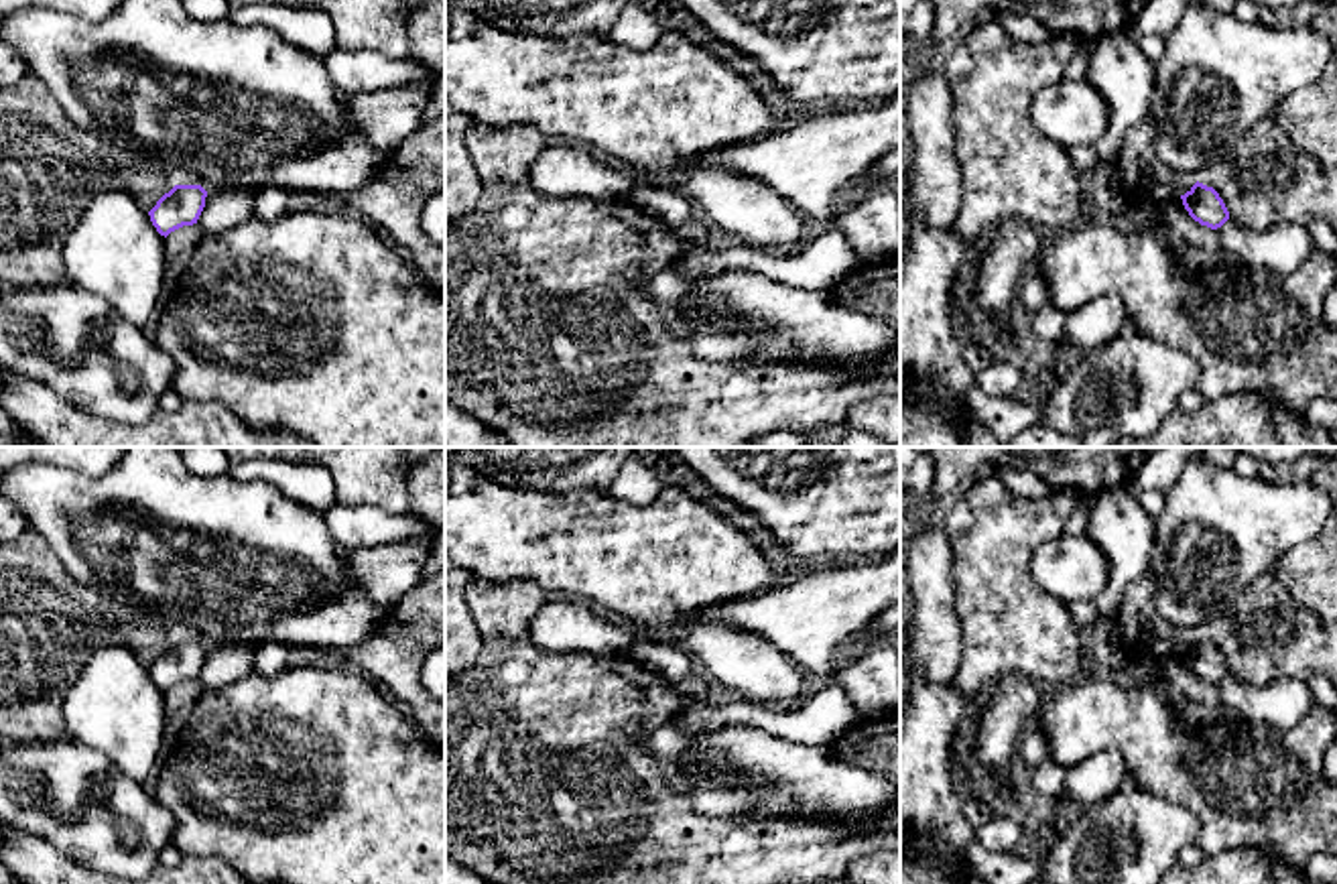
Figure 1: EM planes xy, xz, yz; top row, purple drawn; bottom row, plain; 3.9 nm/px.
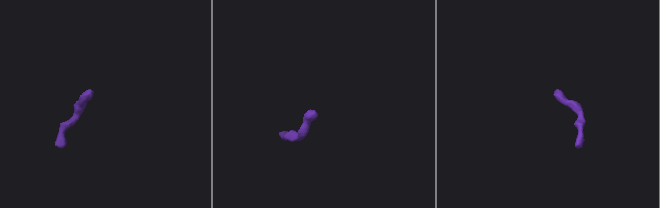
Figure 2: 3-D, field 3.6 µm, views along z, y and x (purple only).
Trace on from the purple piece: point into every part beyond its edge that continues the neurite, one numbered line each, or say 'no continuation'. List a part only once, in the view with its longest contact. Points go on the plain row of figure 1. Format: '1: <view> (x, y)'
1: xy (234, 559)

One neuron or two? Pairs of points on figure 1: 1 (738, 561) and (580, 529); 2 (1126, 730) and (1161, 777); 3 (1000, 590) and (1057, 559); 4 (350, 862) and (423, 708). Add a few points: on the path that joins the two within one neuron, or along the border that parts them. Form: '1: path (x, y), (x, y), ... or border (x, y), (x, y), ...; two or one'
1: path (699, 559), (630, 559), (618, 555); one
2: path (1138, 742), (1161, 765); one
3: border (1059, 535), (1035, 553), (1033, 578), (1065, 604); two
4: border (383, 689), (403, 706), (423, 734); two

